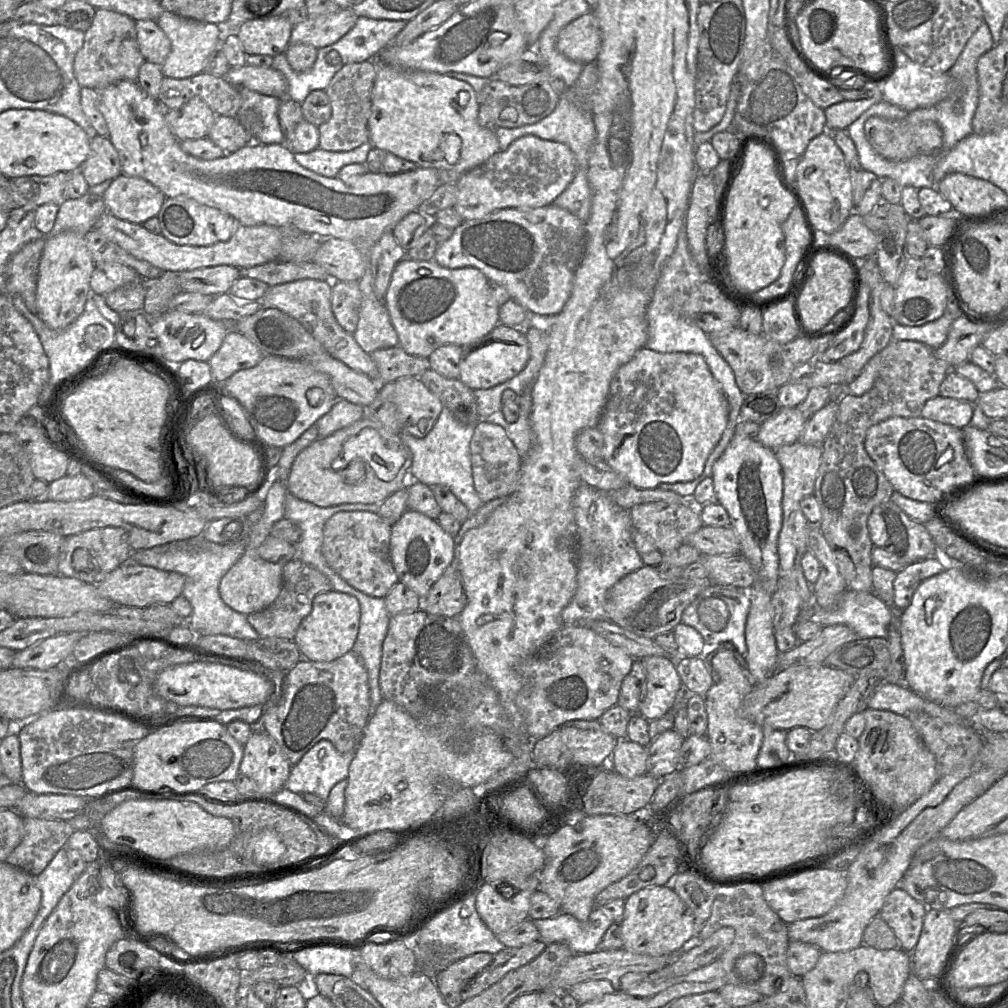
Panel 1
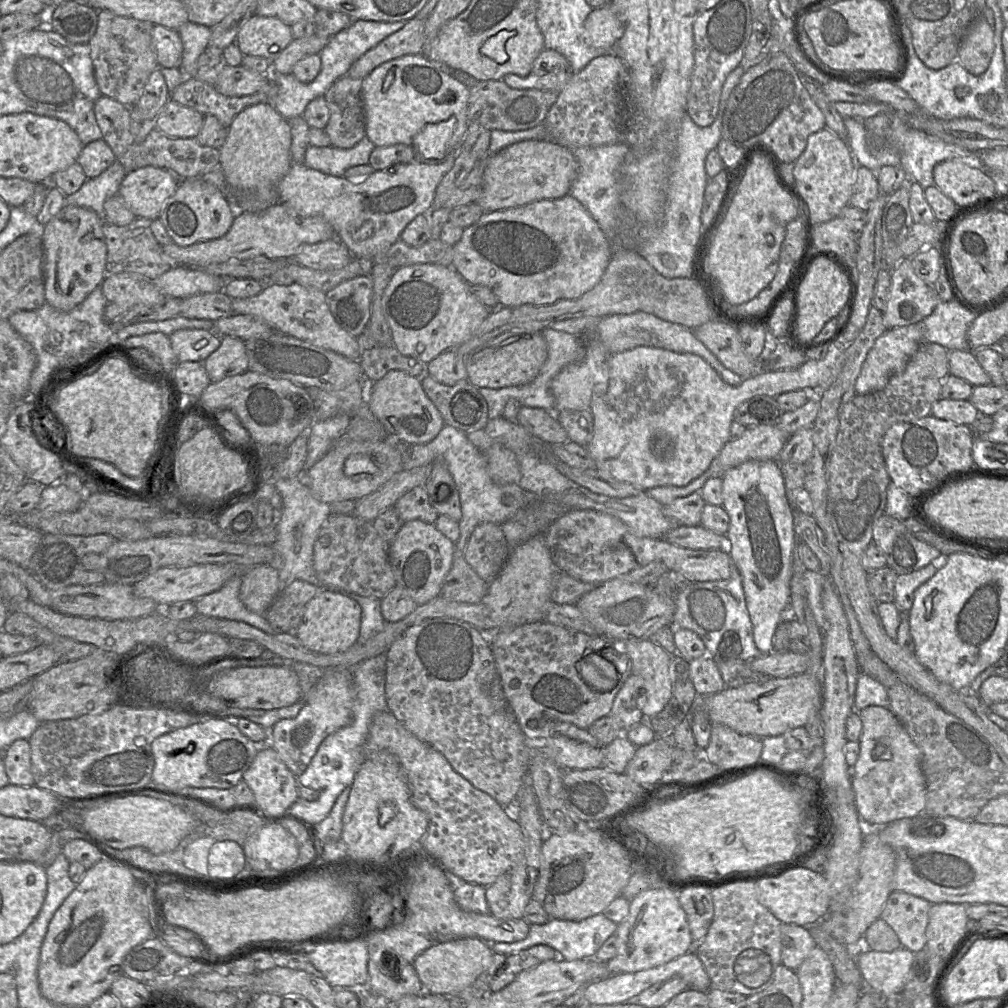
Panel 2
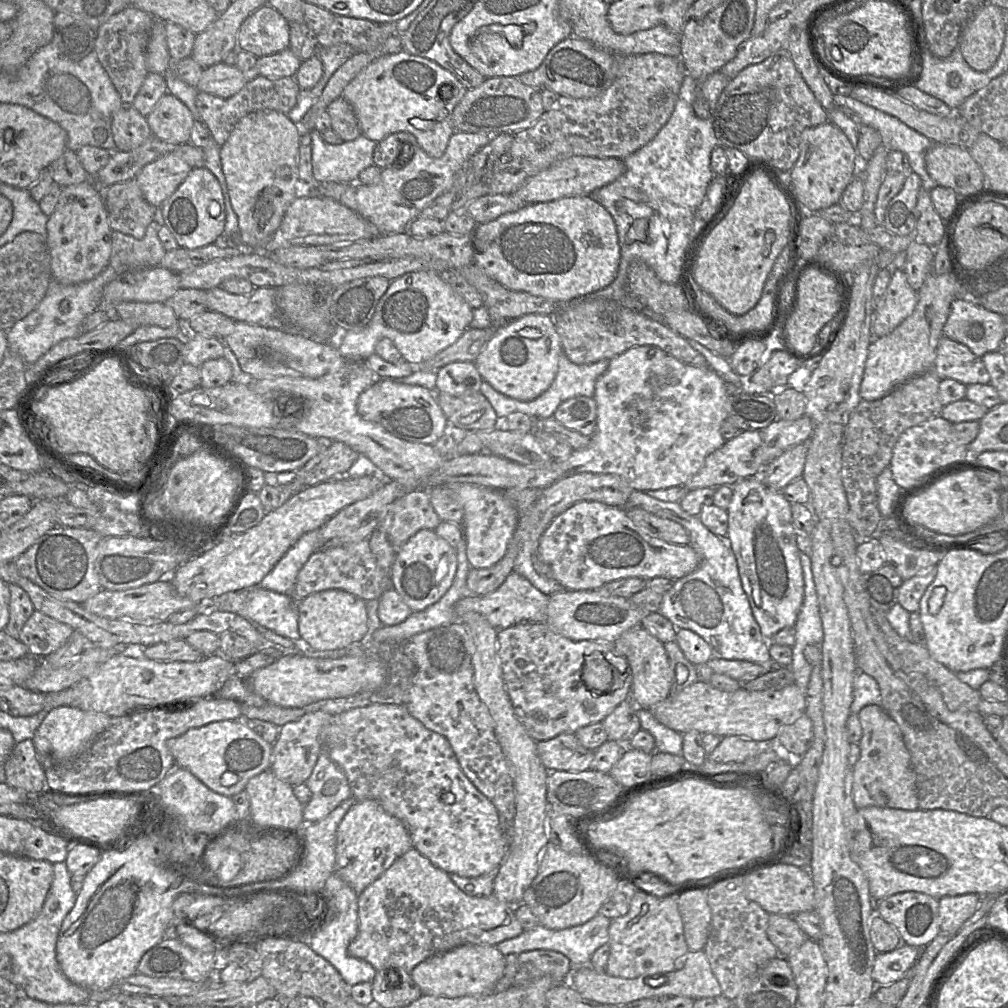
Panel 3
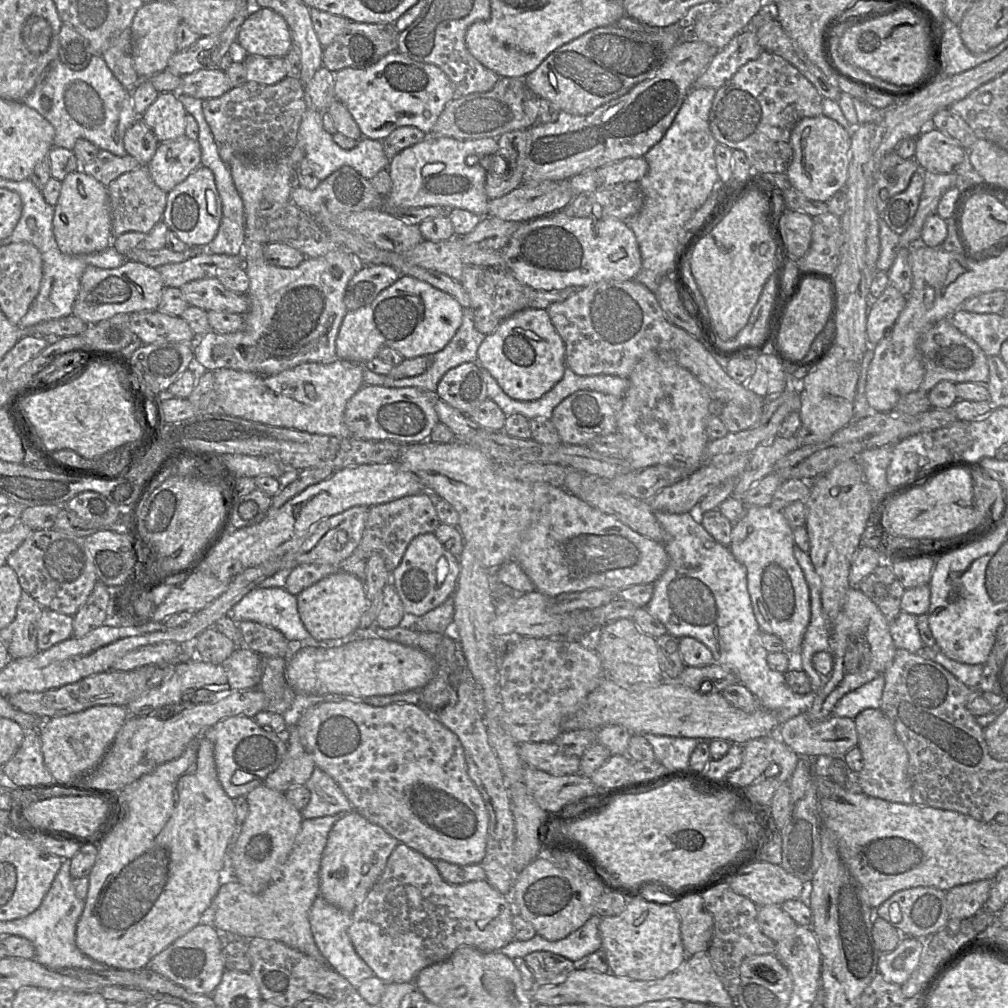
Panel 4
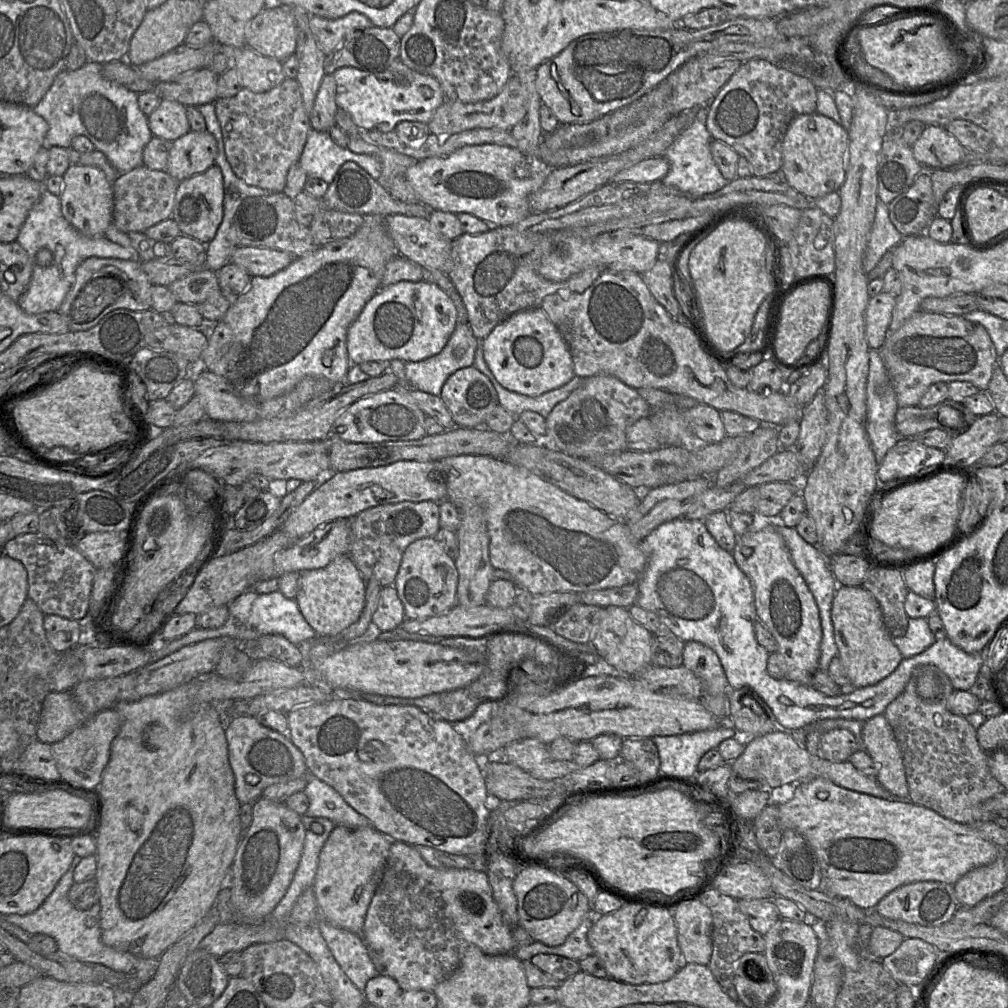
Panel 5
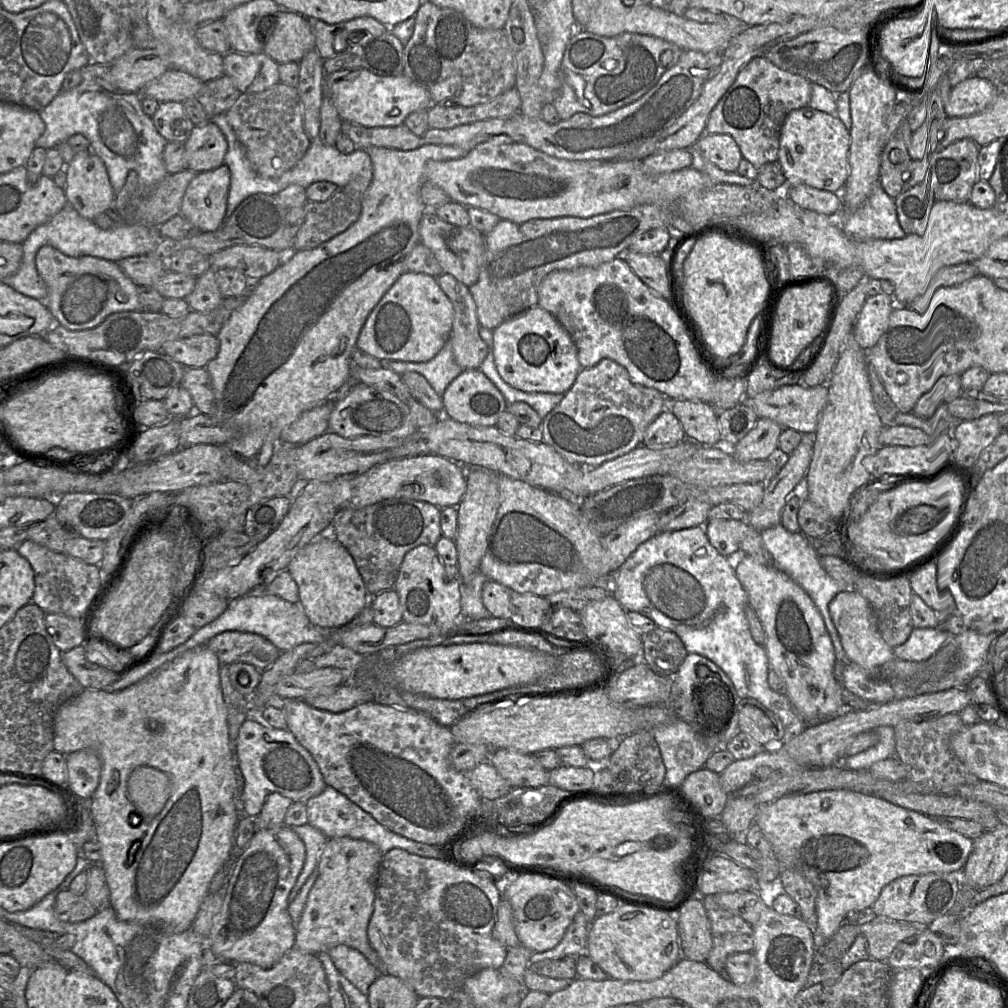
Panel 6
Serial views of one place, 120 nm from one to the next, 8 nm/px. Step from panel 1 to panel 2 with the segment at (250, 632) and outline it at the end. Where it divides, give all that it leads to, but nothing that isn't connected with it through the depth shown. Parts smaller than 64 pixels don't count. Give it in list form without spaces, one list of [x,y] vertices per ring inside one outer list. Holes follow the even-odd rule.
[[[233,576],[222,588],[194,600],[196,614],[247,623],[265,633],[277,632],[263,614],[254,613],[240,600],[241,576]]]

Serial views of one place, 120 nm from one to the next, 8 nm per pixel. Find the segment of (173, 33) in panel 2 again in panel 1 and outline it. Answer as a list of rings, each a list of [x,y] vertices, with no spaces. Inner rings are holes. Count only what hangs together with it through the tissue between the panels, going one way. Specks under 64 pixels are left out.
[[[155,20],[136,21],[137,40],[145,60],[162,66],[171,51],[171,41]]]

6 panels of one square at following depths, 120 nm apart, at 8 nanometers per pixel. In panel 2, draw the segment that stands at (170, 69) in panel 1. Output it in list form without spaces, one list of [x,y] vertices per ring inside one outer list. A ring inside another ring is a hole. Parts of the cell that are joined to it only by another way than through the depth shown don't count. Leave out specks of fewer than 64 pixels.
[[[187,21],[177,29],[182,43],[183,54],[179,69],[187,78],[193,78],[200,55],[210,46],[211,28]]]

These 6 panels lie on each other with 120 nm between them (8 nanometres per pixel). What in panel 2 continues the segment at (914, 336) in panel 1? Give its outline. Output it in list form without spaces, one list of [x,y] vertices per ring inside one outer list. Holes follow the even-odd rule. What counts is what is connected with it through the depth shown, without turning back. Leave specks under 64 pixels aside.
[[[953,297],[950,301],[940,301],[934,311],[922,320],[923,341],[942,345],[948,351],[970,350],[967,331],[975,318],[983,312],[967,307]]]

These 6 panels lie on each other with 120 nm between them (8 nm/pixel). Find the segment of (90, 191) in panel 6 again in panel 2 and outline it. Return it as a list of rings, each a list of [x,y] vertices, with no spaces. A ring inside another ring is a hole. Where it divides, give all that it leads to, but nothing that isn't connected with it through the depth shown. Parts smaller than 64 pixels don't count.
[[[66,204],[46,225],[42,236],[44,248],[45,300],[50,306],[71,311],[99,285],[106,276],[107,245],[102,231],[103,219],[93,210]]]

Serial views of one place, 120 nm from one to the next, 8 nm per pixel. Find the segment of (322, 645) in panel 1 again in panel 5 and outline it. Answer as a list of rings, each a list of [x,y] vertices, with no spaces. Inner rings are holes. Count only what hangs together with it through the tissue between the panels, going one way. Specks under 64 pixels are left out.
[[[341,554],[325,567],[300,572],[295,600],[317,635],[337,637],[358,620],[365,604],[366,584],[350,556]]]

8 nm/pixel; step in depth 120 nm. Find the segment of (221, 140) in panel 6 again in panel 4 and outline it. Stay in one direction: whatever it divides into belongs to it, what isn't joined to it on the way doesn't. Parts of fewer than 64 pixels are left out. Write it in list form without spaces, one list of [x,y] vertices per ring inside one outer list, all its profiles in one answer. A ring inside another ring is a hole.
[[[187,136],[163,142],[147,164],[154,183],[169,193],[201,166],[201,147],[198,140]]]

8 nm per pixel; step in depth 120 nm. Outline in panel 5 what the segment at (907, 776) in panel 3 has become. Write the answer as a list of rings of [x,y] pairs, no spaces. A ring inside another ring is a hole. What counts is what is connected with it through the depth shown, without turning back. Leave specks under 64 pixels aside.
[[[884,714],[864,722],[861,746],[878,766],[877,782],[898,798],[909,799],[902,752]]]

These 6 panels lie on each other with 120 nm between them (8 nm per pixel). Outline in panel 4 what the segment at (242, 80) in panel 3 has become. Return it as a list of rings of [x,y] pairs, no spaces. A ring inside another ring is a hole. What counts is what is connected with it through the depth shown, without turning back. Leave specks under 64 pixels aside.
[[[220,68],[203,69],[182,77],[179,93],[202,99],[218,98],[231,89],[227,73]]]

